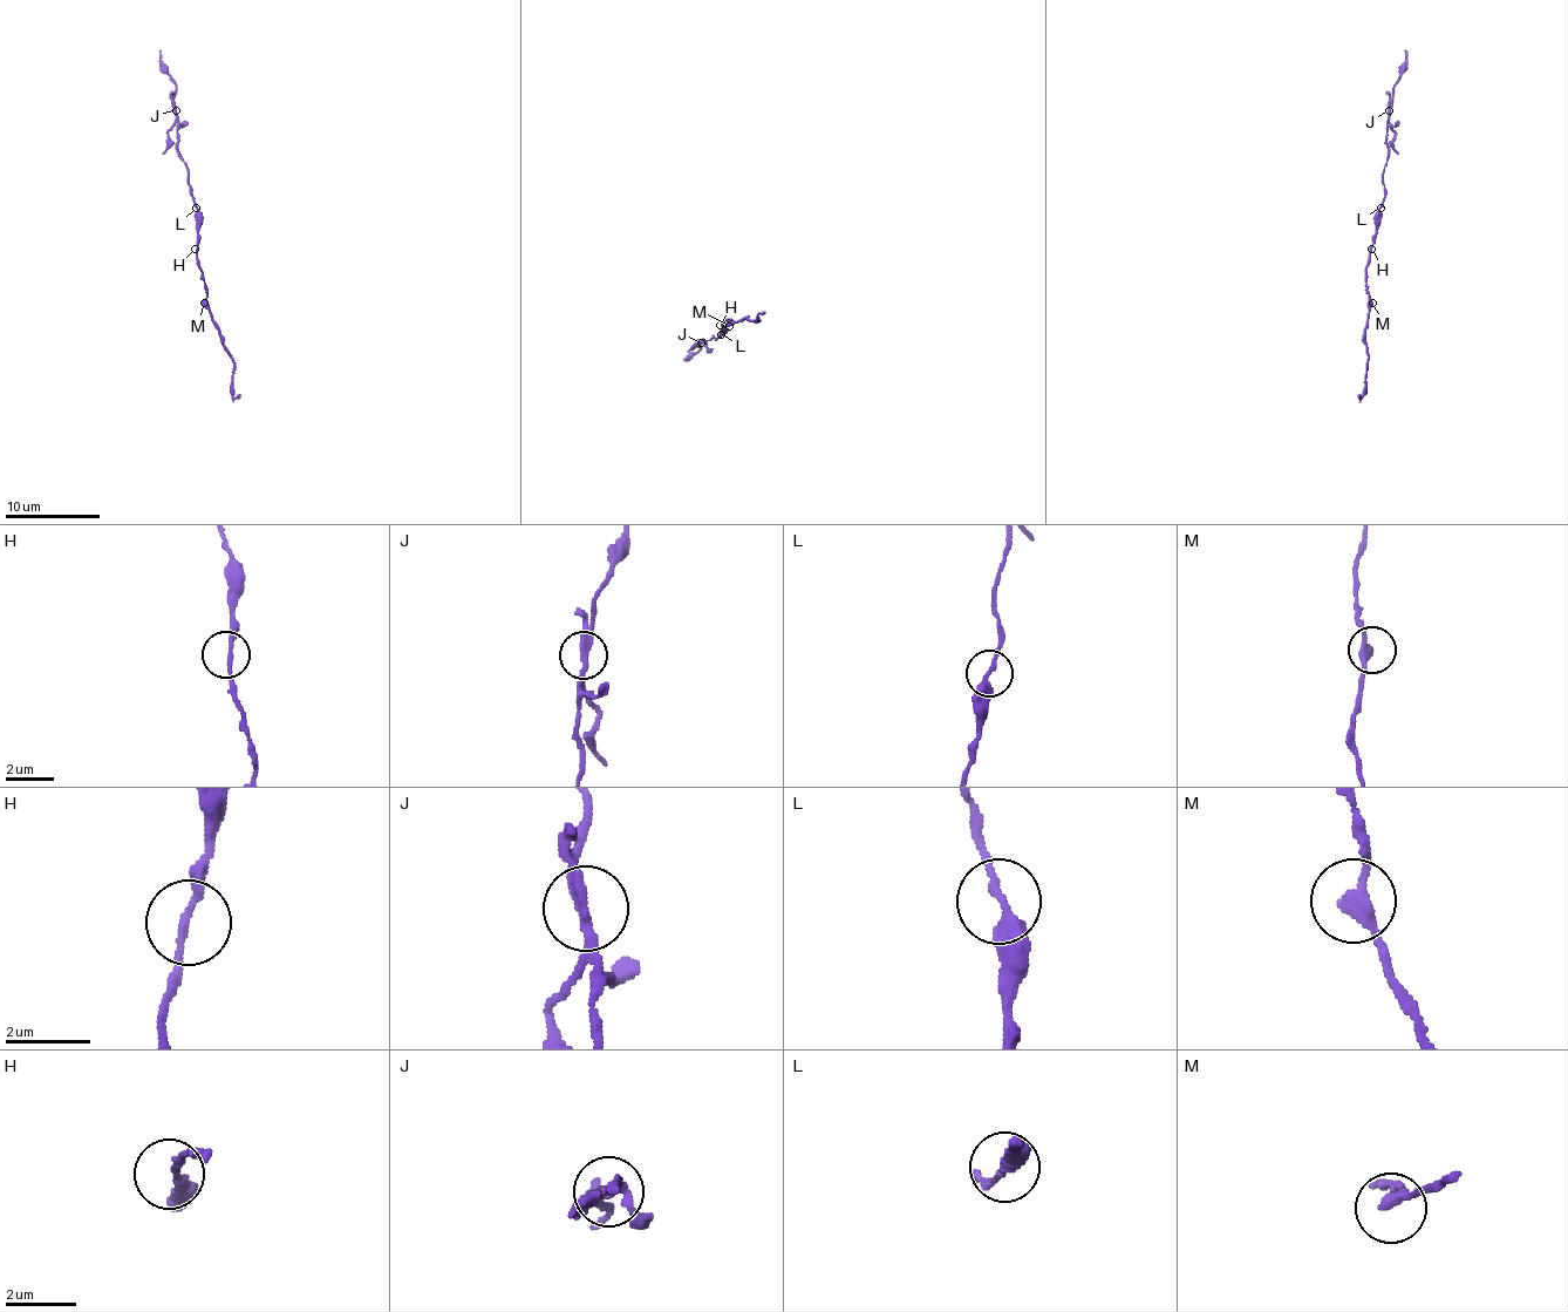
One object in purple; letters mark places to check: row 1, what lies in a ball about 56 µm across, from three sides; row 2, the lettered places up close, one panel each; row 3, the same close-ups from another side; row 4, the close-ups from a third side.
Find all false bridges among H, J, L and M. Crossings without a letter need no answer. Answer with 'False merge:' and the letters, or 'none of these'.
False merge: J

